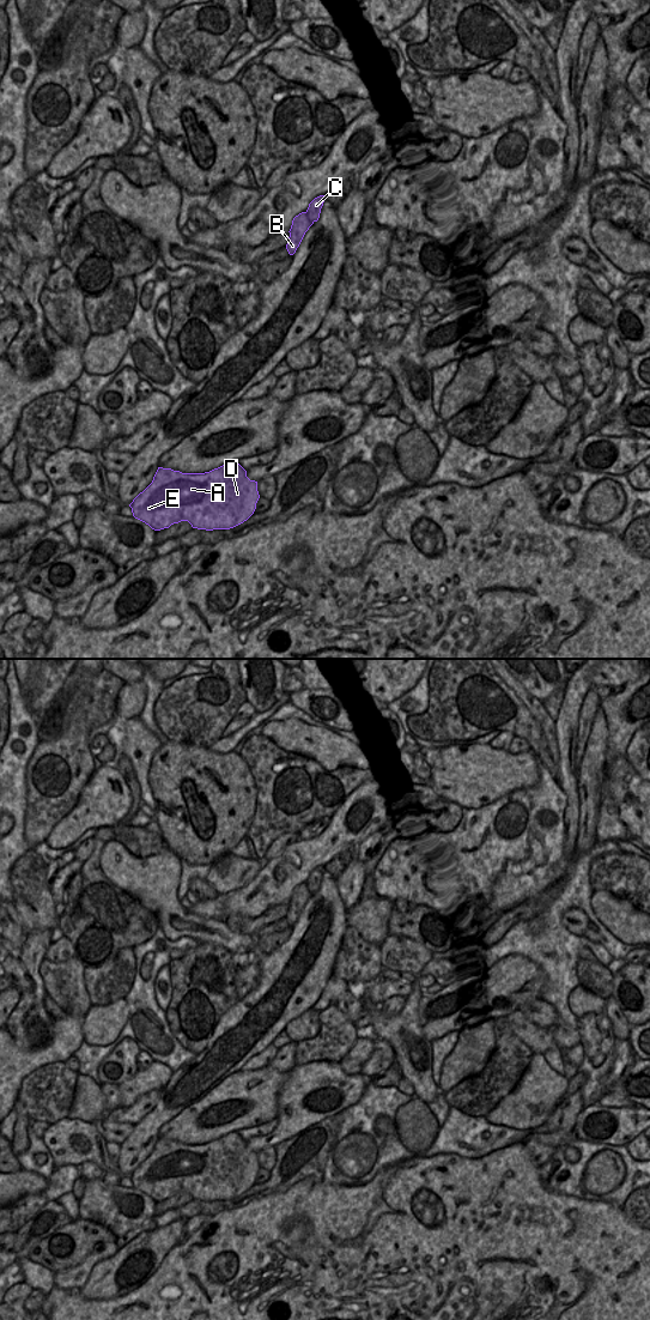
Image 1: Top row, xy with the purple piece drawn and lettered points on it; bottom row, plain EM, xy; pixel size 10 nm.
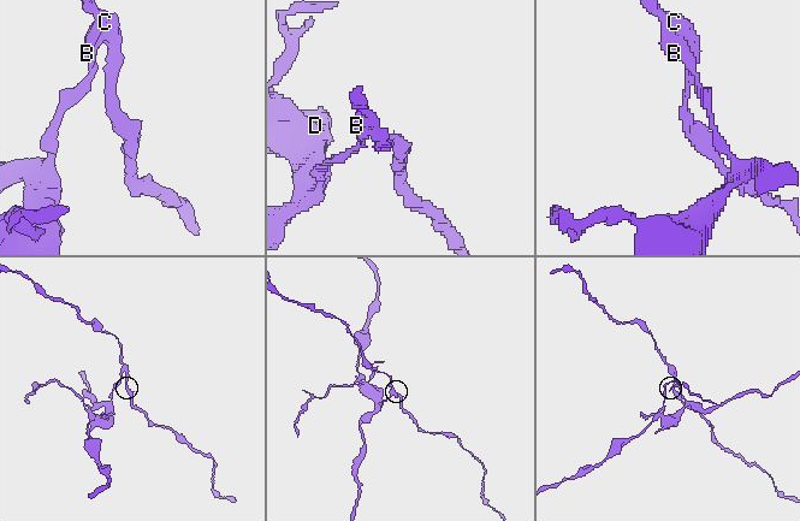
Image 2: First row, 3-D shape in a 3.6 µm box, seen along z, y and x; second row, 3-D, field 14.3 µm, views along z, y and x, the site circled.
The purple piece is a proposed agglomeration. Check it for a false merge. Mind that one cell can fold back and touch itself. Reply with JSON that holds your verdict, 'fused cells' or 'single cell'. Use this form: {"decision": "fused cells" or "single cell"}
{"decision": "fused cells"}

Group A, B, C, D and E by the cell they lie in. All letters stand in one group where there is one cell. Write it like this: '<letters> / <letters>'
A B D E / C

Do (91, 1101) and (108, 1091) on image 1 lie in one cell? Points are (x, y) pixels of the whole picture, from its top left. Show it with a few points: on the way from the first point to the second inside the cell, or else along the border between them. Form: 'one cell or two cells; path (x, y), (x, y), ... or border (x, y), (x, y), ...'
two cells; border (99, 1088), (104, 1096), (104, 1109), (107, 1112)

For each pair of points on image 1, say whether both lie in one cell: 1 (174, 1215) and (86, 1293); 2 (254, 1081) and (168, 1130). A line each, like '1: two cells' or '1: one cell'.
1: two cells
2: one cell

